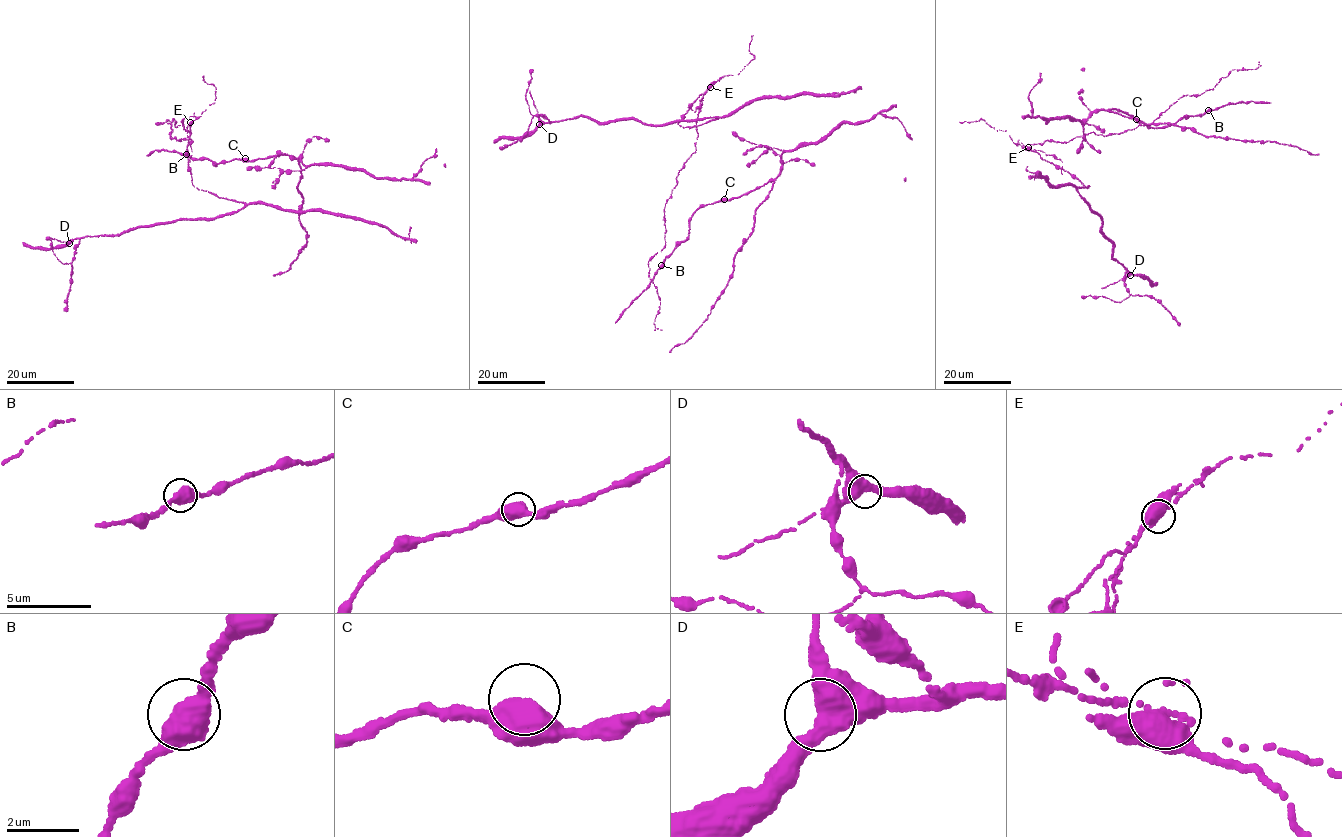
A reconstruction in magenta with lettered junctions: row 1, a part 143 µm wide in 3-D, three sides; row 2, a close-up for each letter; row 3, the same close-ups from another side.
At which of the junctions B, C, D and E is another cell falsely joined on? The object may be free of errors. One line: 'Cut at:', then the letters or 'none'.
Cut at: E

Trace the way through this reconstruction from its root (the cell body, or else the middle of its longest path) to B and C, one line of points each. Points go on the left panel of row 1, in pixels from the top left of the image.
B: (299, 156), (282, 154), (244, 161), (237, 159), (214, 164), (216, 166), (207, 159), (193, 159), (186, 154)
C: (299, 156), (282, 154), (248, 161), (245, 158)

